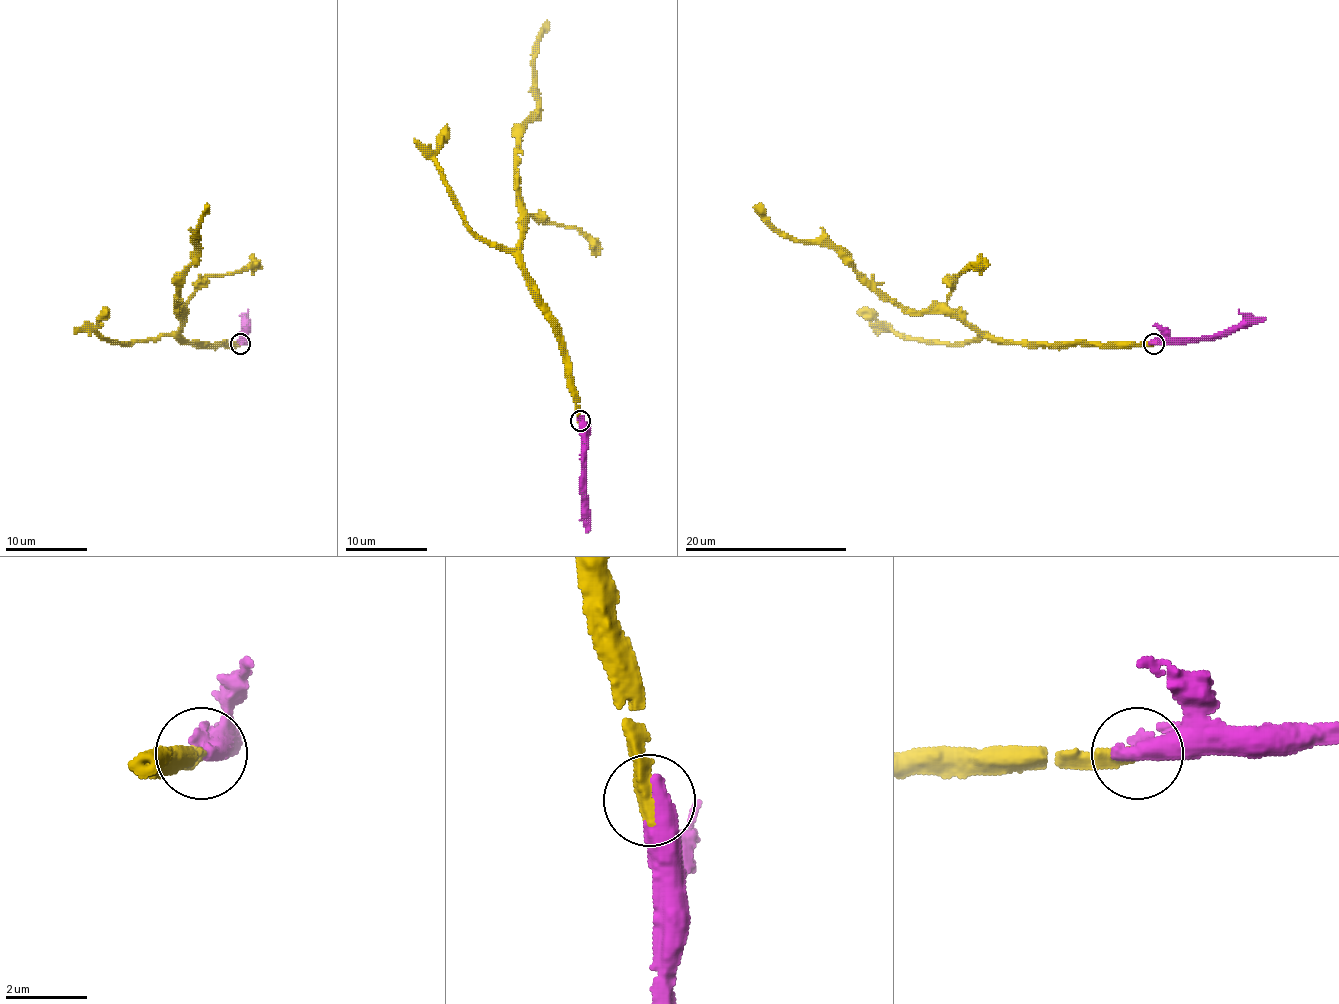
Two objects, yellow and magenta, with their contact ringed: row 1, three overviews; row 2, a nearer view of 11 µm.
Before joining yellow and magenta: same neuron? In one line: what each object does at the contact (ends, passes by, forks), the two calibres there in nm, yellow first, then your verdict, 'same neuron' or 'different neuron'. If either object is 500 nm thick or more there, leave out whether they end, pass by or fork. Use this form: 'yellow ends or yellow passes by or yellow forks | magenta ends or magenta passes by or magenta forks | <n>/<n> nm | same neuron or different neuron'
420/650 nm | same neuron

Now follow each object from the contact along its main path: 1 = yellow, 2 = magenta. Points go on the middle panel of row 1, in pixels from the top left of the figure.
1: (579, 420), (561, 328), (526, 271), (520, 248), (516, 132), (532, 116), (537, 102), (535, 44), (549, 22)
2: (579, 420), (581, 514), (588, 532)

